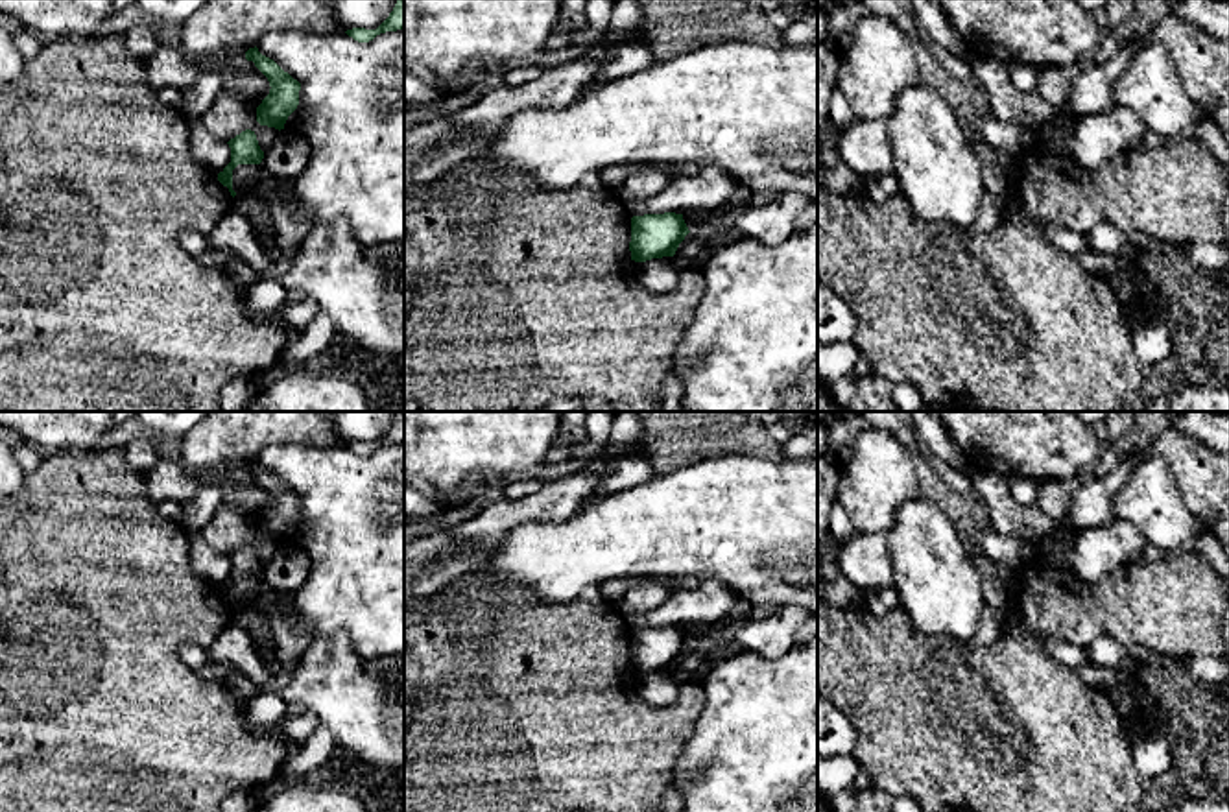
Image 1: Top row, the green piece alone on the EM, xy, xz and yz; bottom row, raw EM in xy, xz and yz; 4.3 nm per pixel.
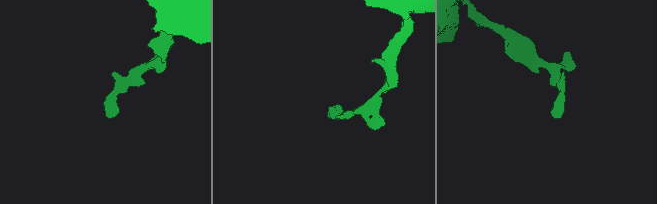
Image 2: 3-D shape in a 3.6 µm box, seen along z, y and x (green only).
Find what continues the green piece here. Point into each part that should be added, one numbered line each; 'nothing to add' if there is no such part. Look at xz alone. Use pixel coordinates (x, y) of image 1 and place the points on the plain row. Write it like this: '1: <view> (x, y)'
nothing to add

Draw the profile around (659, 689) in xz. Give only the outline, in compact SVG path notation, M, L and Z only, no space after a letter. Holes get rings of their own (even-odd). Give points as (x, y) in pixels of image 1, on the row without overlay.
M670 670L638 675L637 694L651 707L672 707L679 701L681 687Z

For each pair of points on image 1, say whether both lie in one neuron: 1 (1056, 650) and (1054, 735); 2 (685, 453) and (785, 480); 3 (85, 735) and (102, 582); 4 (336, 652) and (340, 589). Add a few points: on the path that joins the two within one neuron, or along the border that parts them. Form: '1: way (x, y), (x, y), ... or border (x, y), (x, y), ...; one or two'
1: border (1021, 632), (1073, 670); two
2: border (698, 454), (672, 471), (656, 473); two
3: way (85, 696), (85, 624), (89, 620); one
4: border (314, 635), (344, 633), (355, 652), (368, 663); two

